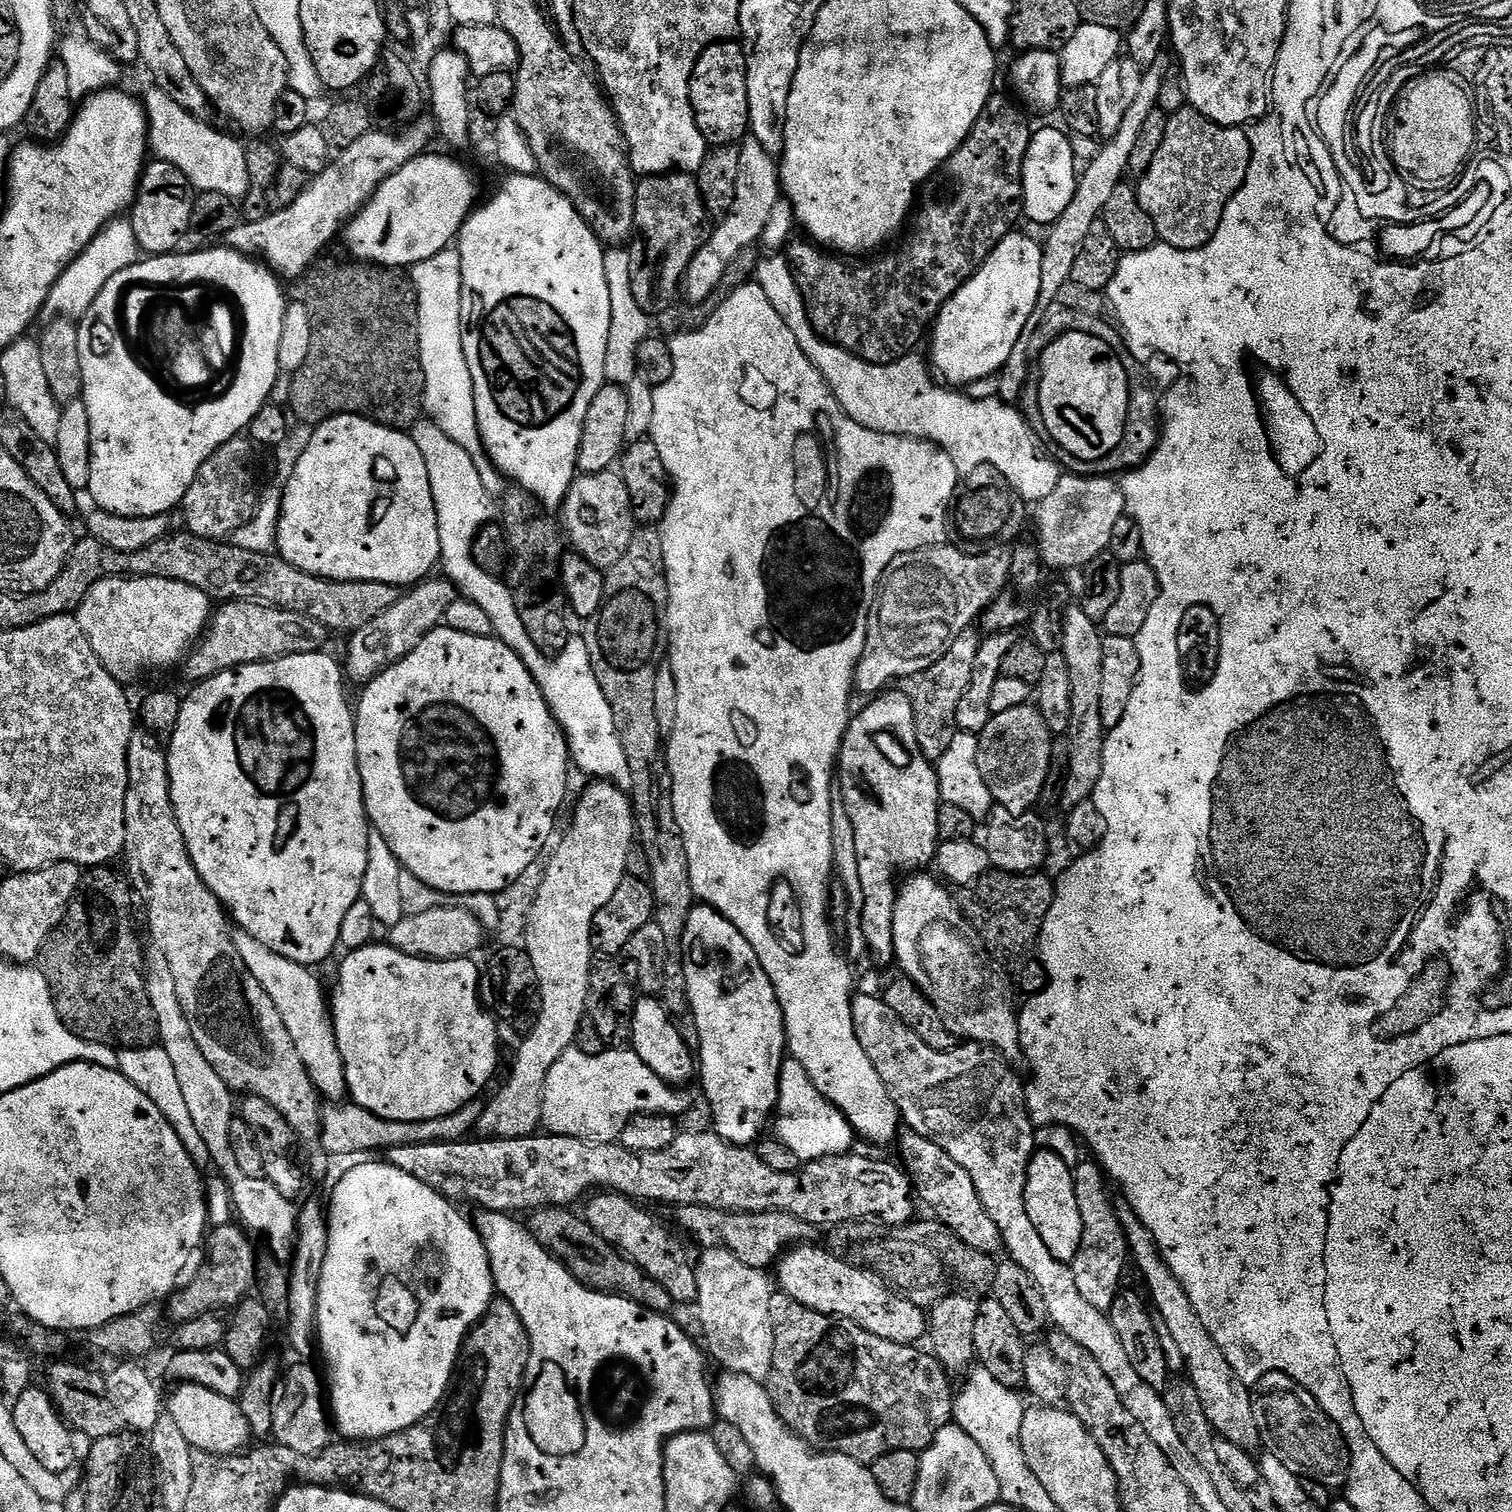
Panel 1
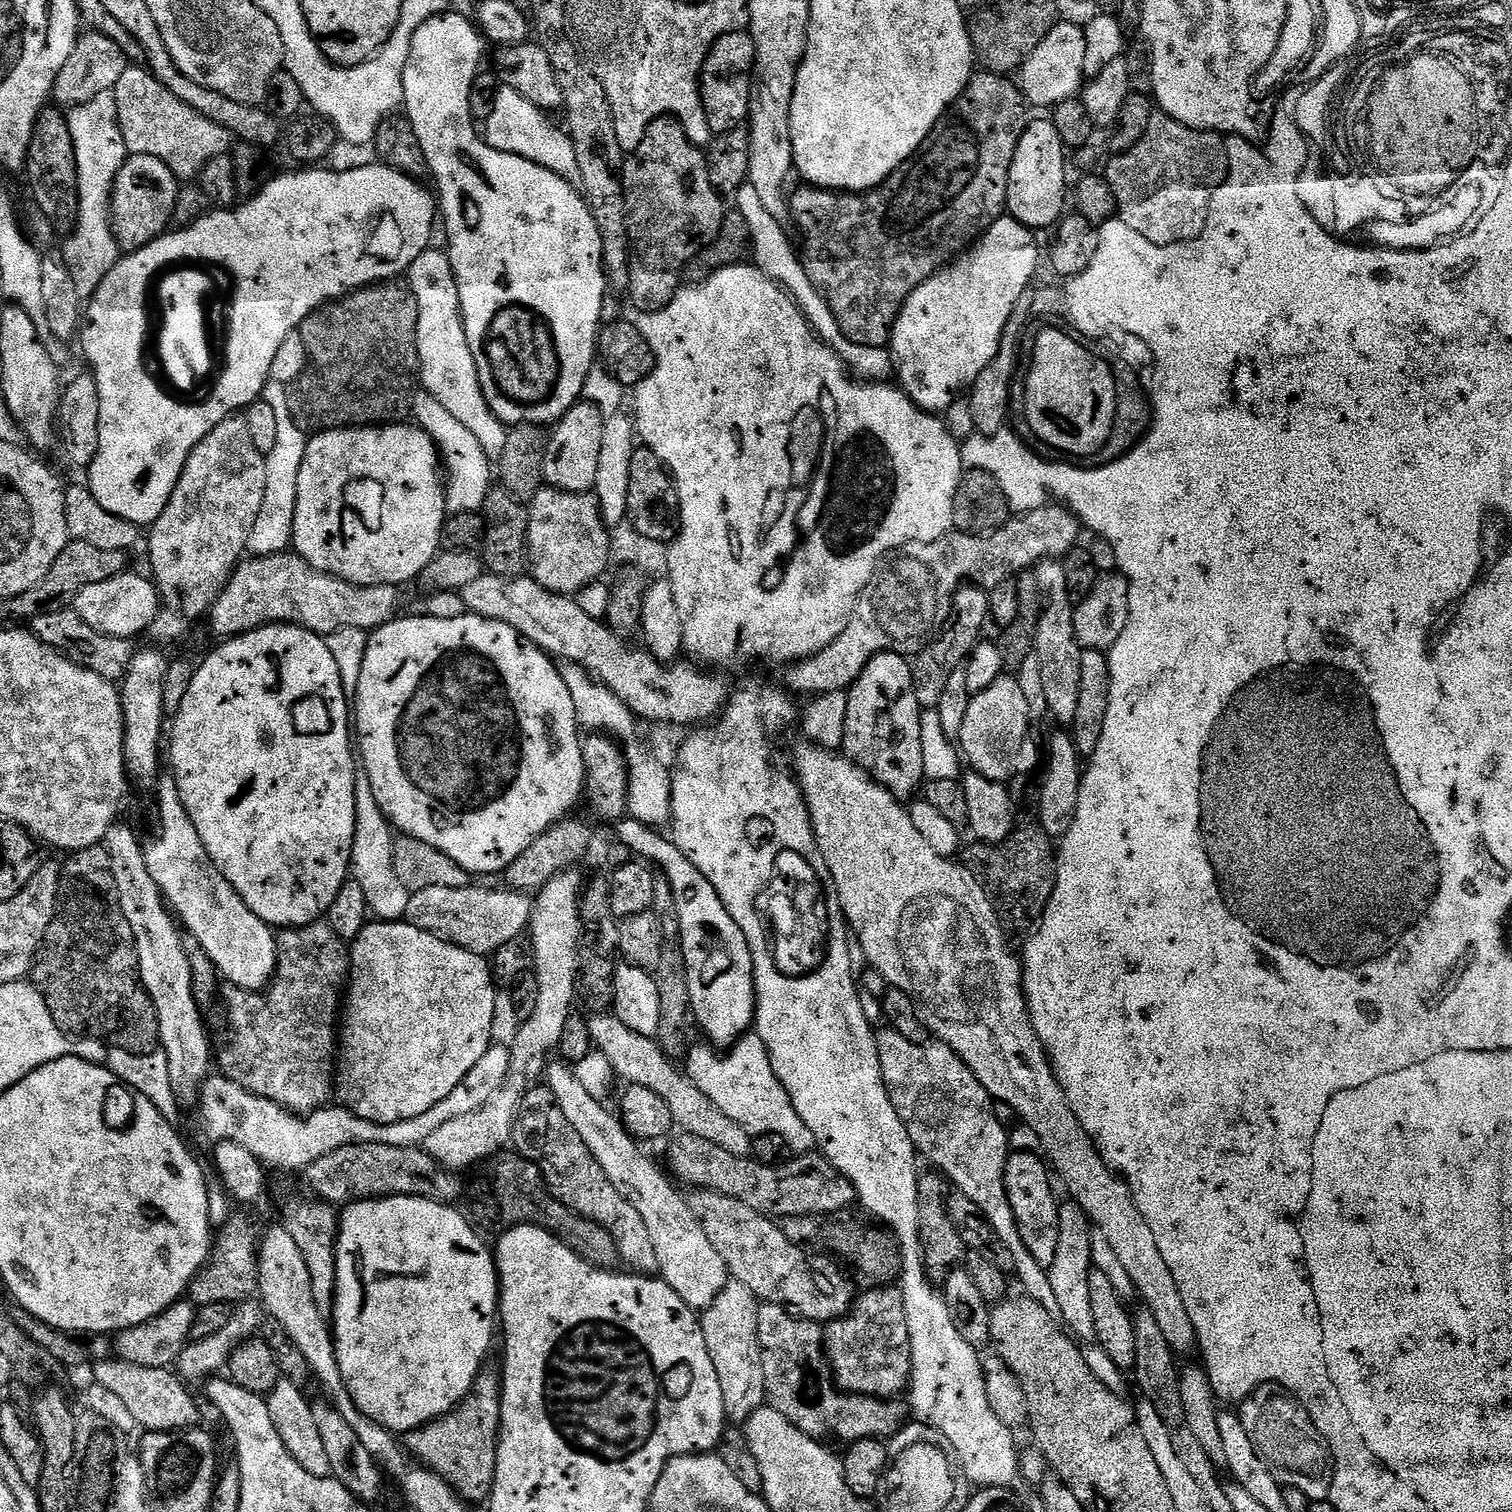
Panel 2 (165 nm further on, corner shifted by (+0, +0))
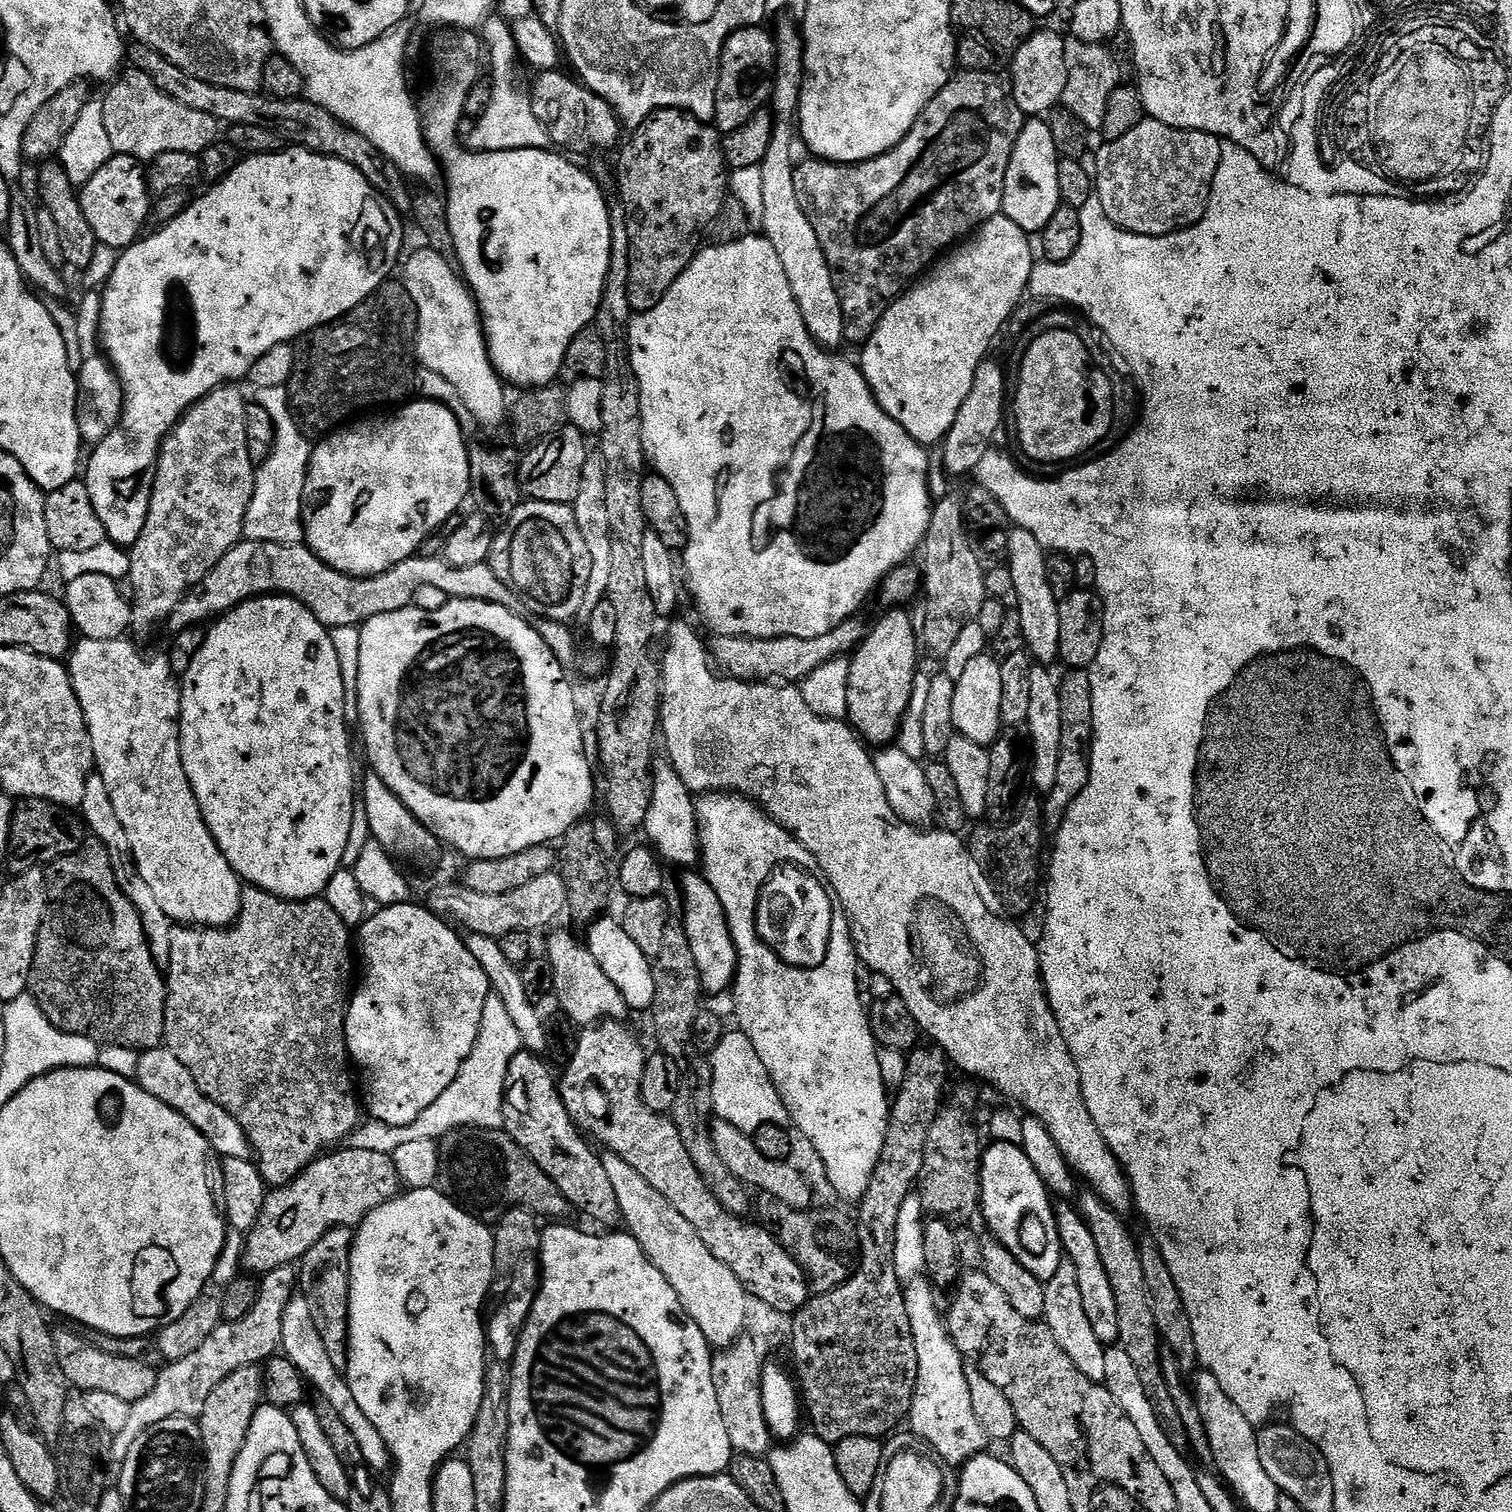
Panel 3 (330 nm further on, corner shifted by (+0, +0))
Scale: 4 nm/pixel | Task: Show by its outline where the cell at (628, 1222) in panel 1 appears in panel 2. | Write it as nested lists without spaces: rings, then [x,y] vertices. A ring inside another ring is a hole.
[[[533,1086],[524,1096],[512,1127],[511,1143],[515,1151],[538,1165],[548,1191],[558,1202],[570,1206],[579,1216],[598,1222],[598,1226],[614,1238],[617,1257],[623,1263],[625,1260],[633,1273],[659,1273],[658,1254],[654,1251],[650,1230],[646,1230],[646,1222],[642,1222],[642,1214],[614,1190],[610,1178],[602,1174],[602,1166],[594,1162],[594,1154],[586,1150],[586,1142],[578,1138],[578,1130],[566,1122],[566,1114],[562,1114],[554,1094],[546,1086]]]

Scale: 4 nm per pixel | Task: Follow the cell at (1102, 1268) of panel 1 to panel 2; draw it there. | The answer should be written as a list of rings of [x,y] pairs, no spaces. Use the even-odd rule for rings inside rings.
[[[1067,1203],[1060,1204],[1058,1250],[1054,1254],[1051,1268],[1048,1269],[1048,1277],[1050,1286],[1054,1290],[1056,1308],[1062,1320],[1062,1315],[1064,1315],[1063,1323],[1070,1329],[1071,1335],[1079,1341],[1092,1342],[1096,1338],[1094,1309],[1090,1306],[1090,1274],[1094,1270],[1091,1254],[1094,1225],[1088,1219],[1088,1215],[1081,1210],[1079,1204]]]

